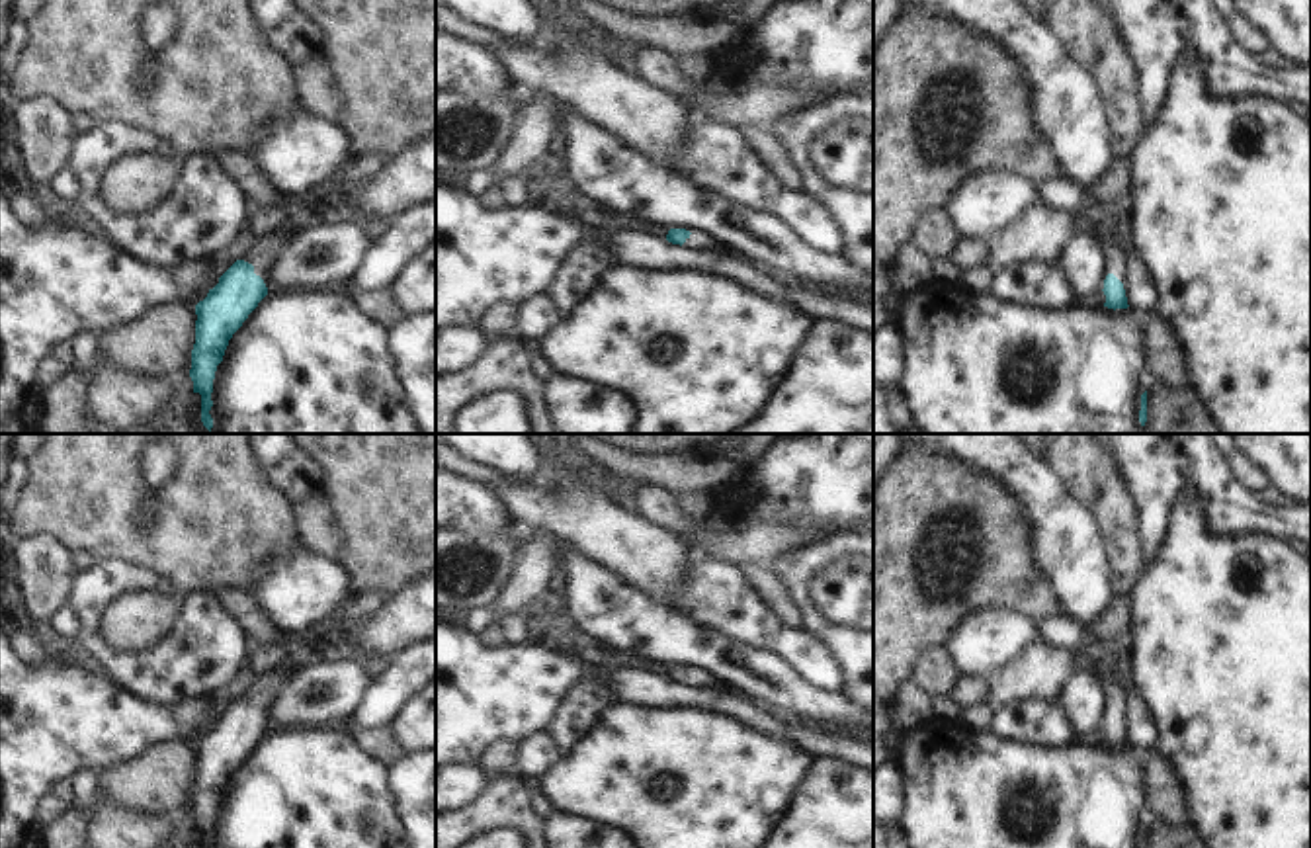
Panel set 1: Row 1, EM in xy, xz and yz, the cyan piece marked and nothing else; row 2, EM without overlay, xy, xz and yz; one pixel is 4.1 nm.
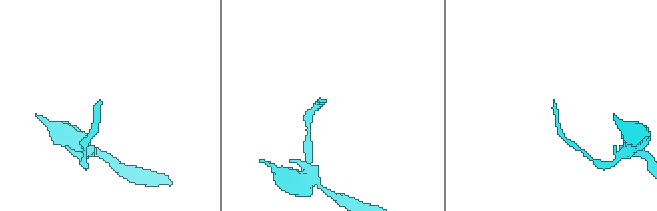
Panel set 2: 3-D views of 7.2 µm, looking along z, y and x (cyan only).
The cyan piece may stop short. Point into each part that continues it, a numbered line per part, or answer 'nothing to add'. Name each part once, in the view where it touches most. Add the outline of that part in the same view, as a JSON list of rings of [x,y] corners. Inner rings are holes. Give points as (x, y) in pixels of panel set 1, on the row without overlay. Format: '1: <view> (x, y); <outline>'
1: xy (260, 692); [[[293,664],[287,670],[291,670],[291,668],[293,668]],[[268,670],[258,672],[258,680],[242,696],[244,700],[254,703],[256,713],[262,715],[266,711],[266,707],[285,672],[268,672]]]

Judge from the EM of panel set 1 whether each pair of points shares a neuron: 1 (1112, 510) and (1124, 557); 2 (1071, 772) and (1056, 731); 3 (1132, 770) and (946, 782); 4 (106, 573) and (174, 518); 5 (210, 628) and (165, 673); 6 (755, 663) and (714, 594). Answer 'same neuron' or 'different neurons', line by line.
1: same neuron
2: different neurons
3: same neuron
4: different neurons
5: same neuron
6: different neurons

